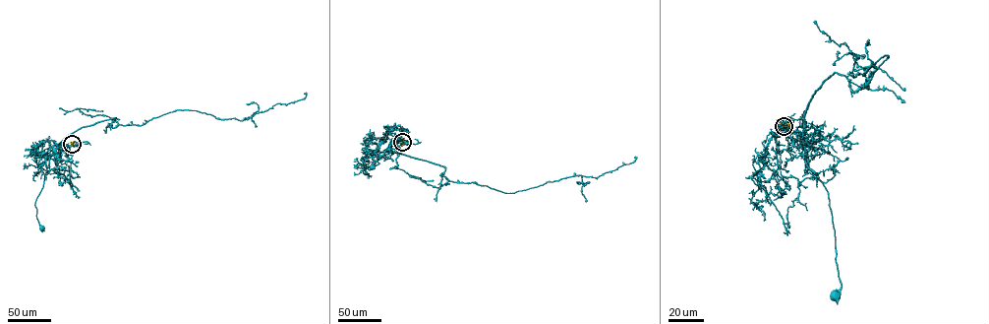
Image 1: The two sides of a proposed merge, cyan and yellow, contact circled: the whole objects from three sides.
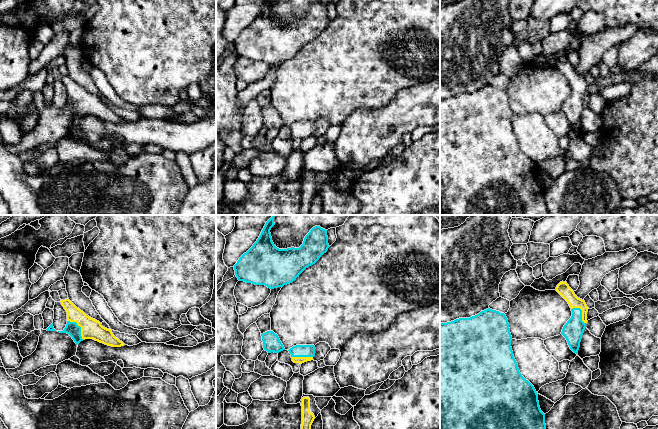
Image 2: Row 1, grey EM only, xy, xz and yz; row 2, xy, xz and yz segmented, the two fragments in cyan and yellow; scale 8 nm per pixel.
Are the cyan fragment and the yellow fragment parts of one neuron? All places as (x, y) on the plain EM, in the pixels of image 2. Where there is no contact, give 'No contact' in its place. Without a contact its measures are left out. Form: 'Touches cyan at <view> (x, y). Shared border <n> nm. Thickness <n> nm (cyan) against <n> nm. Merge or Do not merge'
Touches cyan at xy (80, 103). Shared border 220 nm. Thickness 100 nm (cyan) against 160 nm. Merge

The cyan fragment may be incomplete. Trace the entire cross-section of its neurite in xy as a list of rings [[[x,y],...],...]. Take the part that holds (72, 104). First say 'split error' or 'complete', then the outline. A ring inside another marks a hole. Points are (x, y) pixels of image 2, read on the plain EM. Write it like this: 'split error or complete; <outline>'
split error; [[[69,75],[60,77],[67,88],[67,100],[60,109],[69,110],[76,120],[85,115],[93,115],[112,123],[121,123],[125,120],[116,114],[111,105],[107,105],[101,99],[77,84]]]

